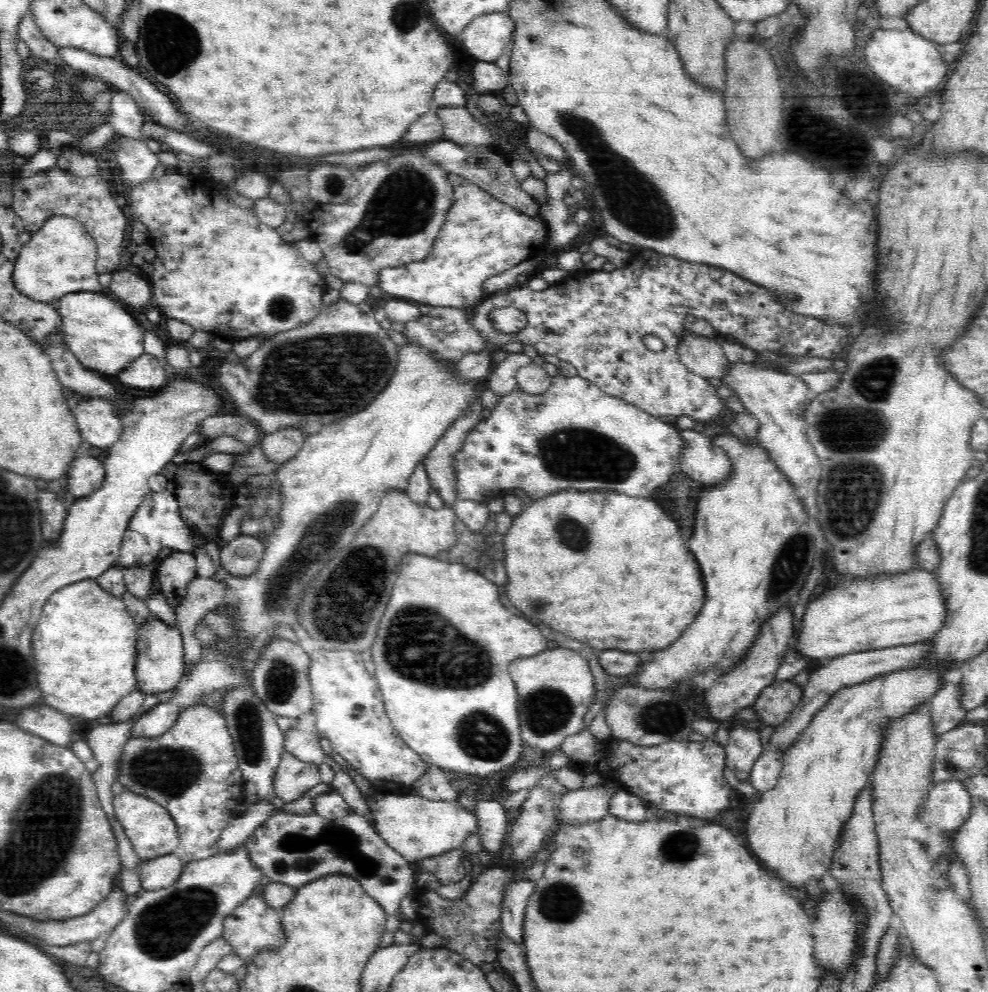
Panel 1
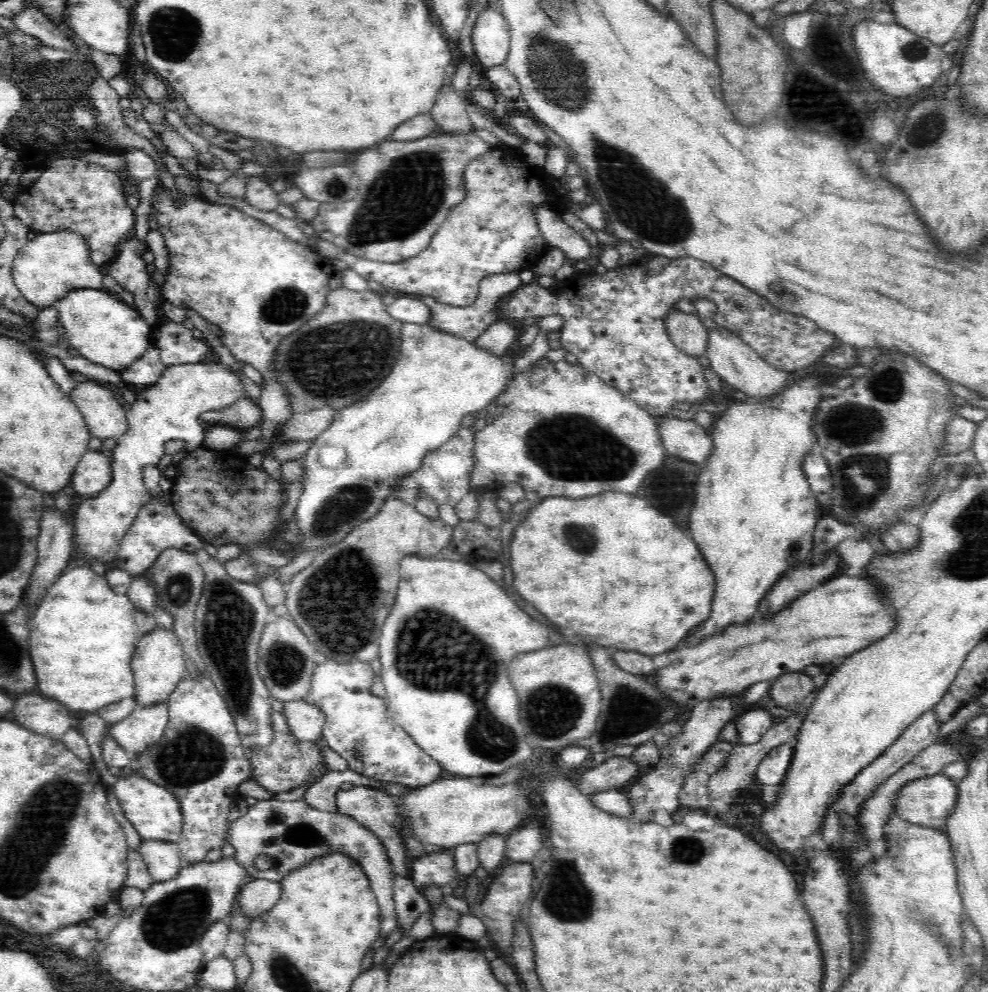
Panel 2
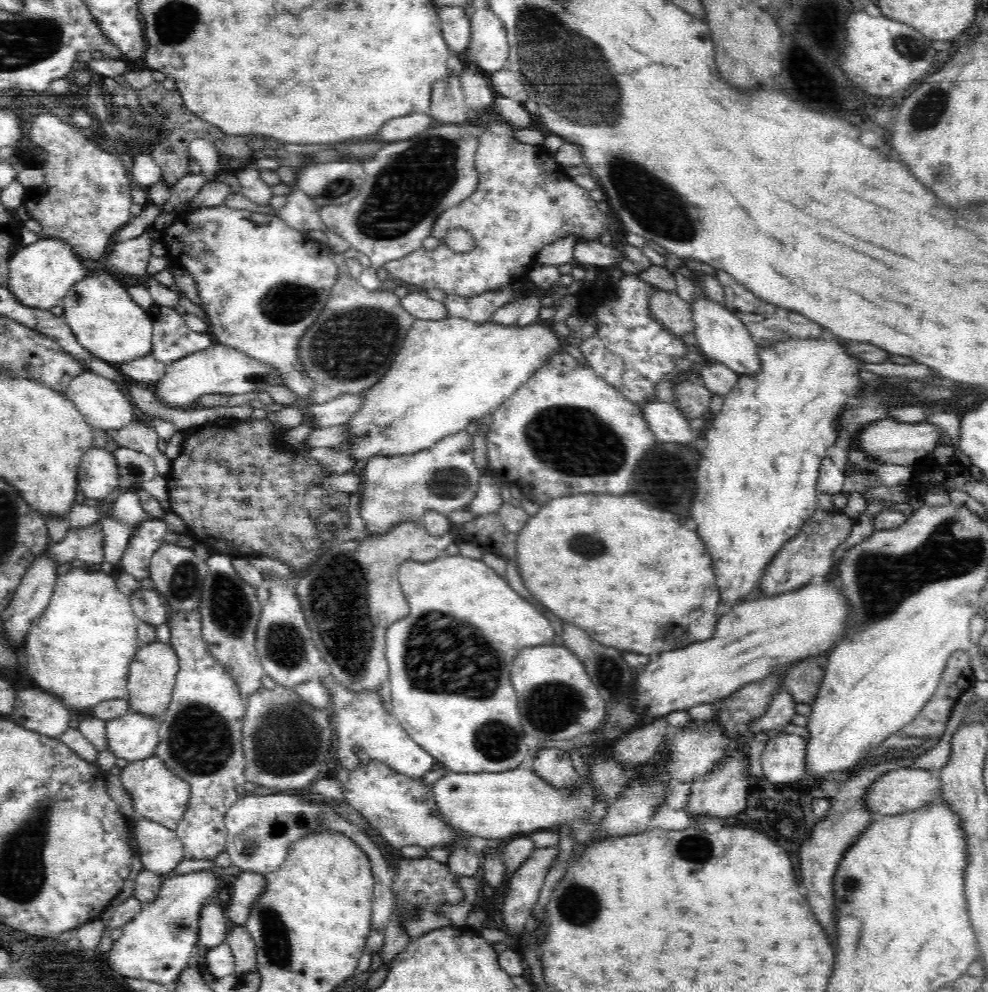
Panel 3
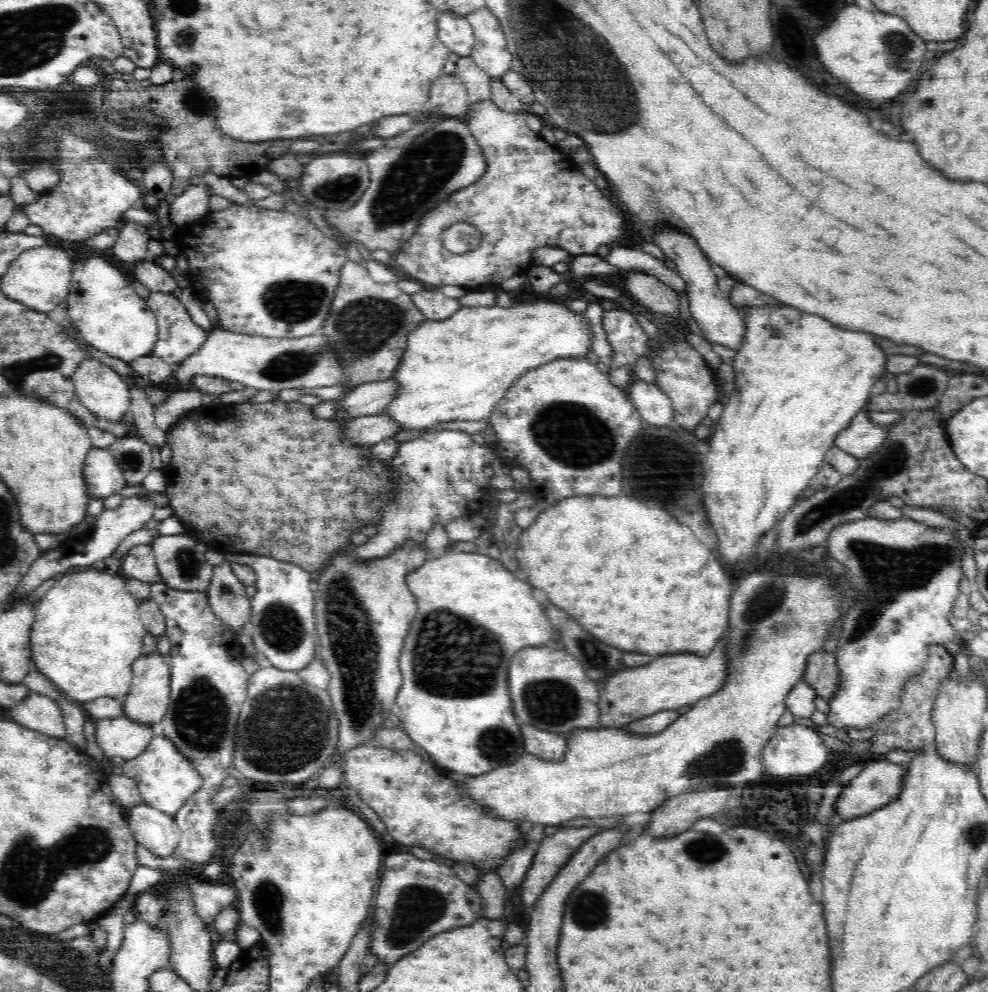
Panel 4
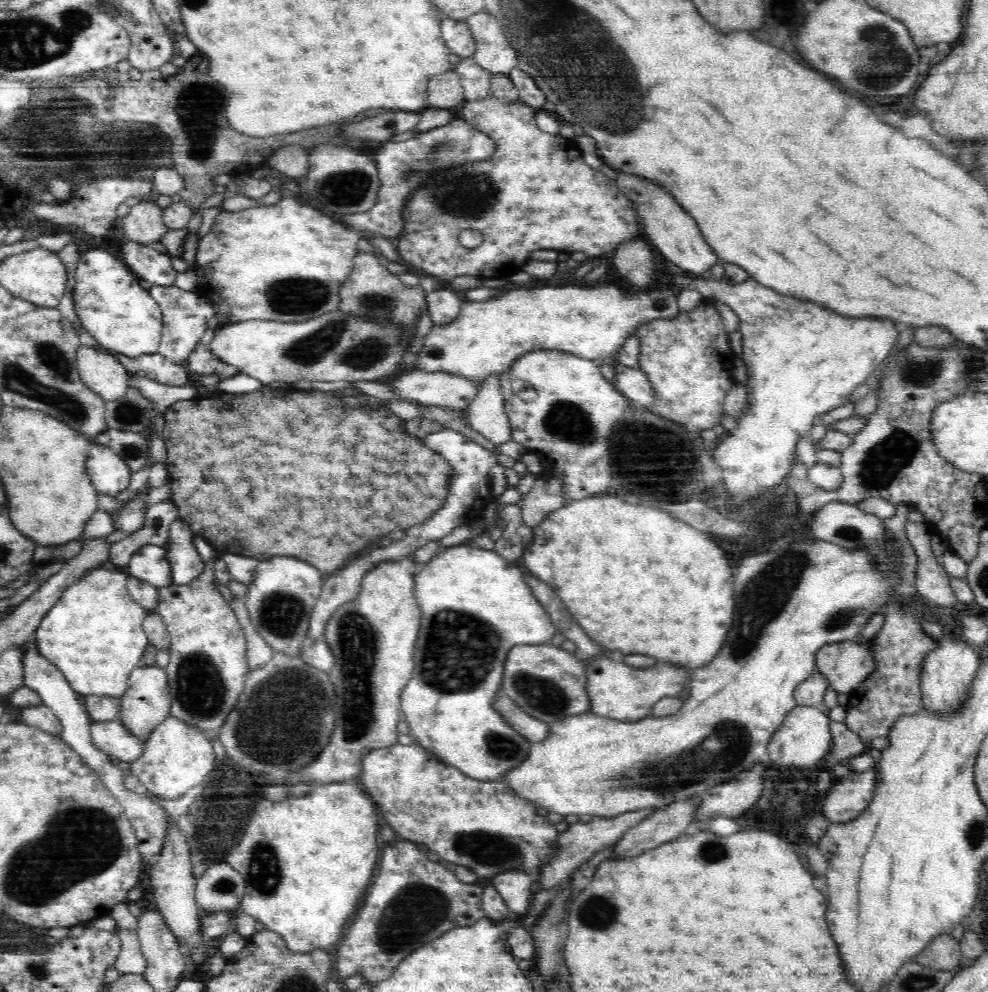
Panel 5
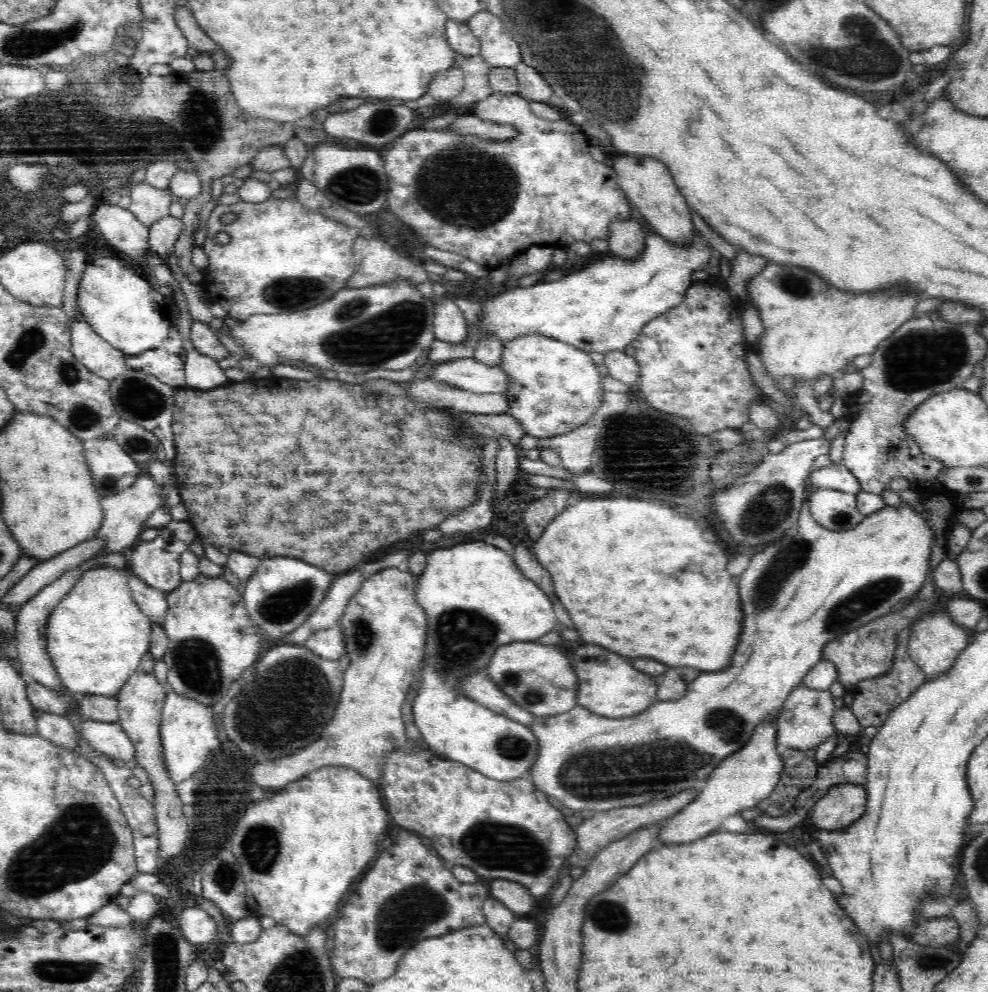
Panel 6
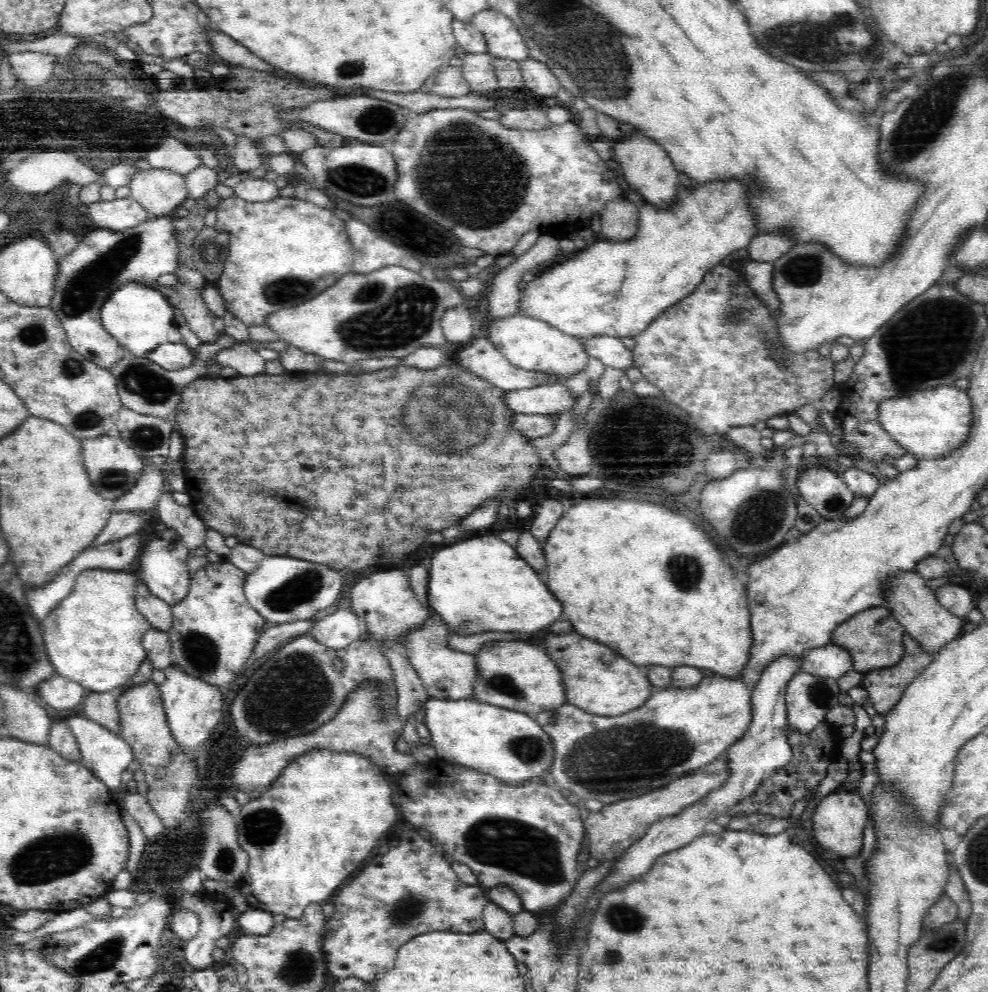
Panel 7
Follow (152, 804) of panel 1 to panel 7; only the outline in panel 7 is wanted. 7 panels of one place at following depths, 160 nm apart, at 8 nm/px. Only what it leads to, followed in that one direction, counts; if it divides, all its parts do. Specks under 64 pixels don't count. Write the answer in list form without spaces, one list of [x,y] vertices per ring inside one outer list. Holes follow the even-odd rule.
[[[172,663],[164,671],[166,679],[159,688],[166,715],[169,716],[170,729],[181,748],[195,757],[222,717],[223,699],[220,688],[206,683],[206,680],[199,676],[192,676],[188,671],[181,670],[176,663]]]

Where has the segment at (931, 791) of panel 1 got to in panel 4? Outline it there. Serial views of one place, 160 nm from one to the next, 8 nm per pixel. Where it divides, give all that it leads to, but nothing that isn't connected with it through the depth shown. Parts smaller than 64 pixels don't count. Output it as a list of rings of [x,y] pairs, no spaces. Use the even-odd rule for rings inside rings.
[[[867,760],[865,768],[843,788],[834,804],[838,821],[850,821],[886,806],[891,799],[898,795],[904,771],[903,766],[888,760]]]

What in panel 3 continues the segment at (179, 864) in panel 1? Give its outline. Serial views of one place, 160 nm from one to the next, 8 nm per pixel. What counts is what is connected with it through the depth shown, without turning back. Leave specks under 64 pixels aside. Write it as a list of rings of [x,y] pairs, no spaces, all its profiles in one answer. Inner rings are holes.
[[[134,818],[142,868],[167,878],[182,862],[183,846],[176,831],[154,820]]]

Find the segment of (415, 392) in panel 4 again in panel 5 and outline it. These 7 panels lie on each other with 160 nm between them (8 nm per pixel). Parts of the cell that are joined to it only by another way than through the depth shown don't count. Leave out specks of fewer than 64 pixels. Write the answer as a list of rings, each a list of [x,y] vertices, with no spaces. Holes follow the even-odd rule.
[[[668,280],[652,292],[626,292],[612,284],[594,288],[543,286],[513,289],[484,302],[464,301],[460,314],[448,324],[434,325],[426,334],[412,369],[452,372],[482,382],[490,374],[502,375],[520,355],[536,348],[568,351],[580,358],[614,356],[636,333],[642,322],[678,314],[676,294]]]

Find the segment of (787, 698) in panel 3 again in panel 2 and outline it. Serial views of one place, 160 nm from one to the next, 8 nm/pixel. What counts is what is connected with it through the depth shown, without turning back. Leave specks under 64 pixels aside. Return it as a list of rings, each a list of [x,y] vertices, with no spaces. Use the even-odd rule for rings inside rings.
[[[763,708],[743,713],[735,721],[738,732],[736,747],[757,744],[762,739],[763,734],[770,730],[770,727],[774,724],[772,718],[767,710]]]

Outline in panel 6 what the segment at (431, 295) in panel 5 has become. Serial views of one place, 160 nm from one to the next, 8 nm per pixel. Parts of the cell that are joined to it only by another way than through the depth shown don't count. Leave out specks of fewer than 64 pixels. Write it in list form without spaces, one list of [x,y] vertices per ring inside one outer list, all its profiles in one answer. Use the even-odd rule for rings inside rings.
[[[445,295],[435,307],[434,337],[446,343],[462,343],[468,334],[466,318],[454,302],[454,296]]]

